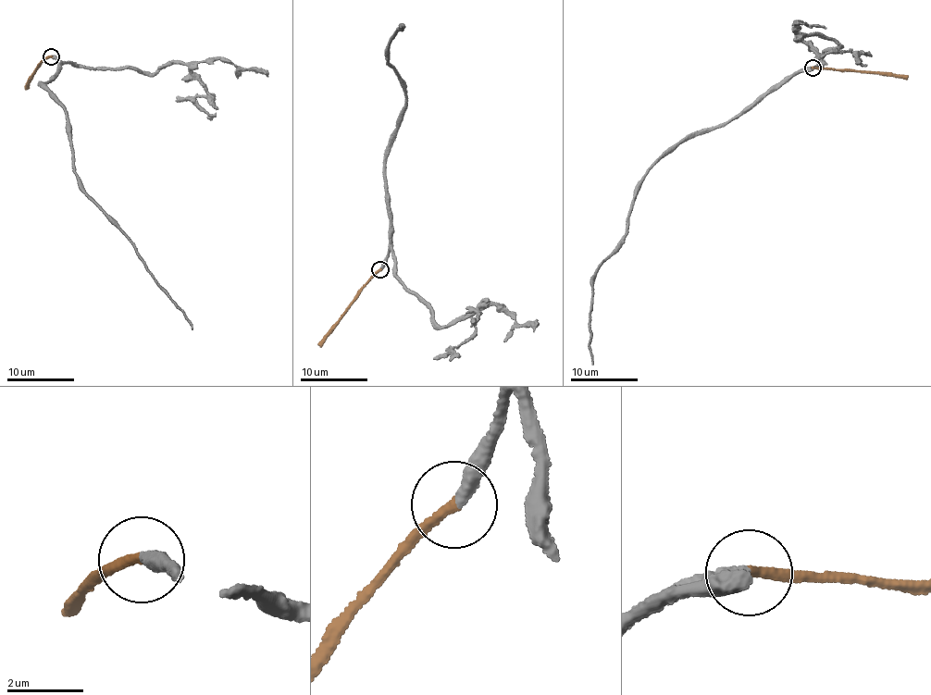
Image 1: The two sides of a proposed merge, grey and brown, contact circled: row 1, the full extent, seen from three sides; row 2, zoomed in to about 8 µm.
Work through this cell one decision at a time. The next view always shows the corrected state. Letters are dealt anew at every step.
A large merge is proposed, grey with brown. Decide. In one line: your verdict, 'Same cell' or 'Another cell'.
Same cell

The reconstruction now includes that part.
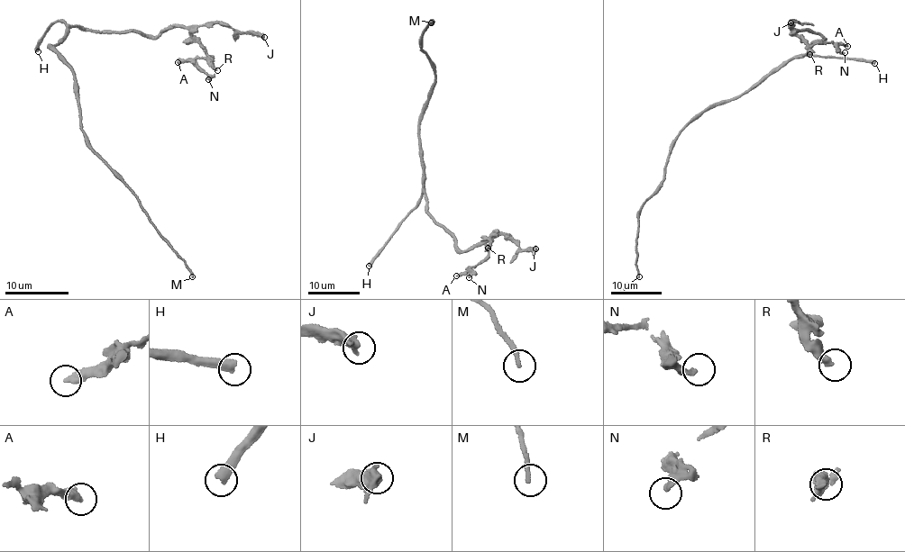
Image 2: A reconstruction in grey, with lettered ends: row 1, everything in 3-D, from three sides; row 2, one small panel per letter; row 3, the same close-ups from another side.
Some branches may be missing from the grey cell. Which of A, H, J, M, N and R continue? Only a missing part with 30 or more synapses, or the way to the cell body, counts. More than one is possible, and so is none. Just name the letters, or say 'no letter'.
H, R

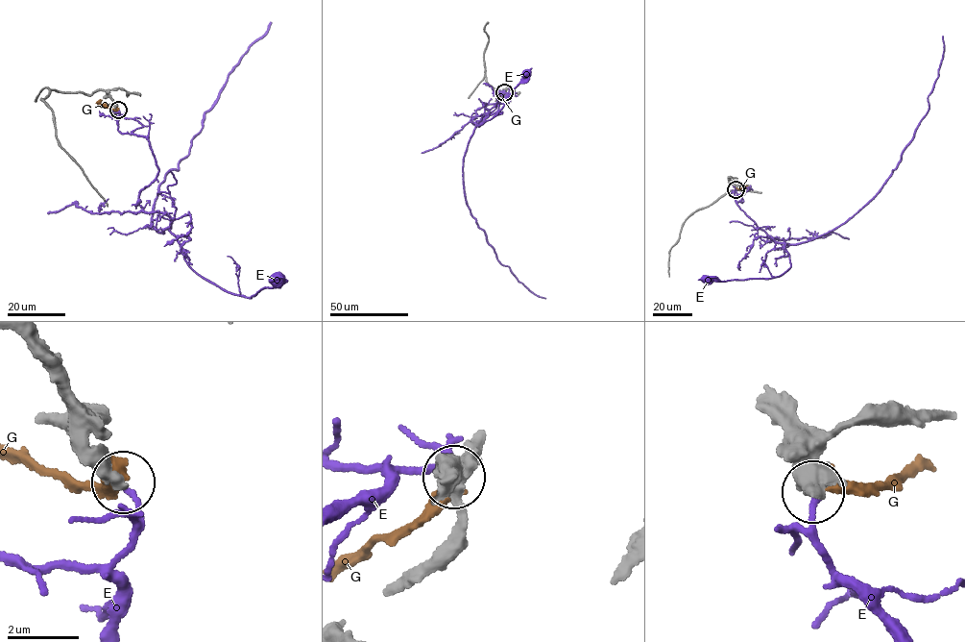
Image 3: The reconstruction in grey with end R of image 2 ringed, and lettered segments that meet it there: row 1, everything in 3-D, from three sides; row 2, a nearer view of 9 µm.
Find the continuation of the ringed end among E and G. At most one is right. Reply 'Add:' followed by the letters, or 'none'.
Add: none

